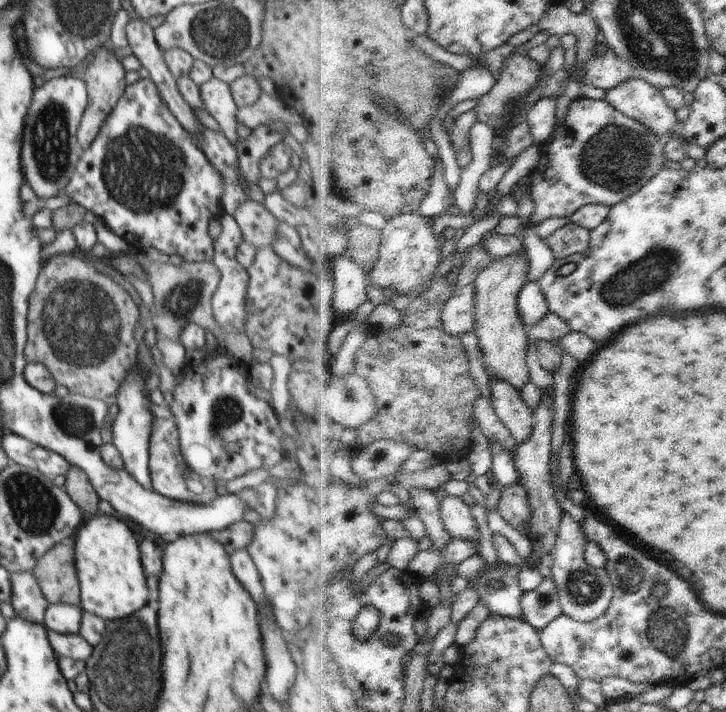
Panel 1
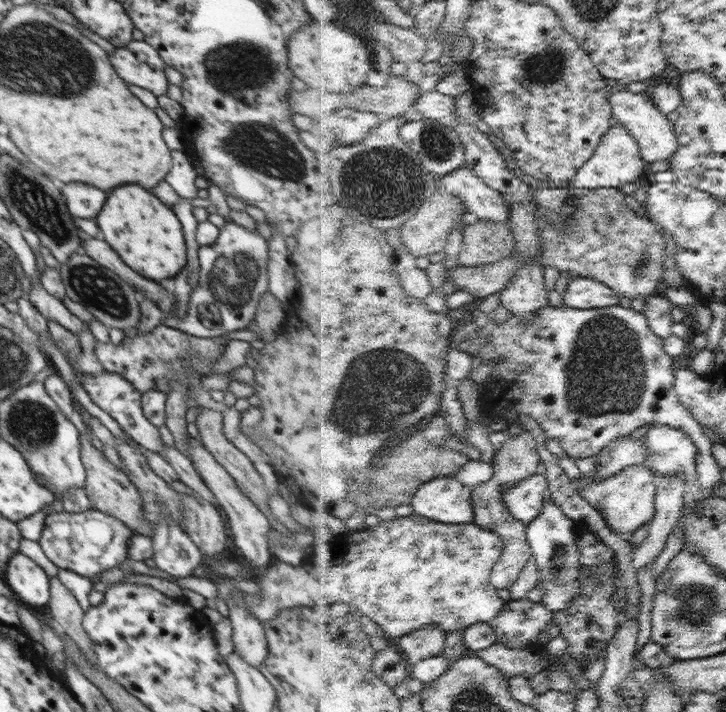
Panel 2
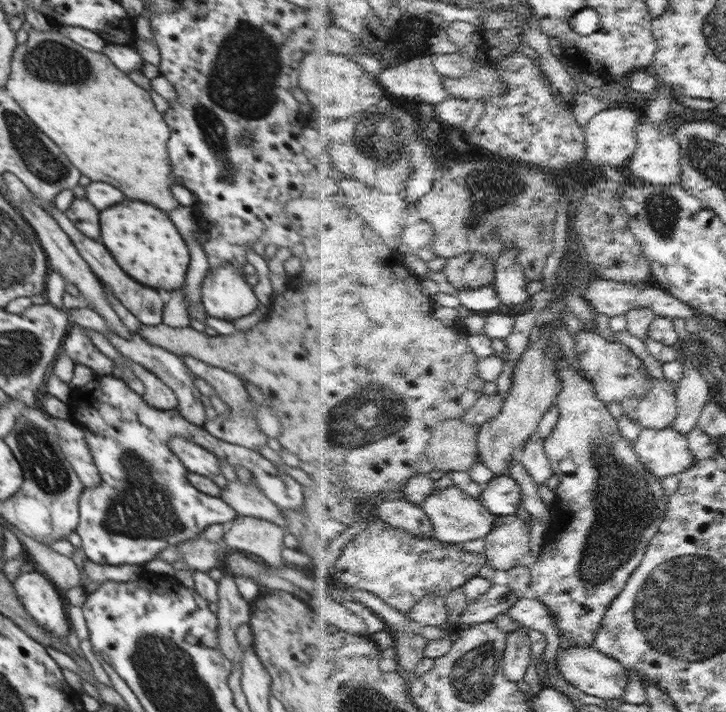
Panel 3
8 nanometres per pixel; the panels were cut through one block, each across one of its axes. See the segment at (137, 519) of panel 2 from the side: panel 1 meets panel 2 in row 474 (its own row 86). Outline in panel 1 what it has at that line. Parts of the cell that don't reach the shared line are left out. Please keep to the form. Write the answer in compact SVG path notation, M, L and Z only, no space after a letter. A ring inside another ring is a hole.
M110 42L106 45L99 47L92 57L92 62L87 66L86 72L82 75L82 80L85 83L87 90L88 103L84 110L84 115L80 118L80 124L78 124L78 130L76 130L76 140L80 144L82 150L86 150L90 147L90 144L98 136L102 124L108 118L108 114L112 111L112 108L116 106L116 102L120 99L120 96L124 94L124 88L126 88L126 70L122 68L122 62L114 56L114 50Z

